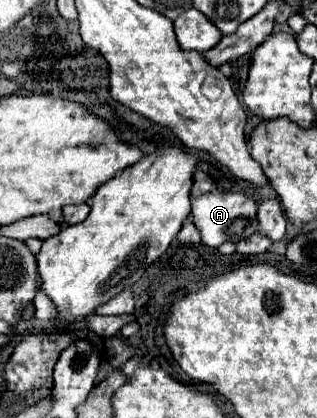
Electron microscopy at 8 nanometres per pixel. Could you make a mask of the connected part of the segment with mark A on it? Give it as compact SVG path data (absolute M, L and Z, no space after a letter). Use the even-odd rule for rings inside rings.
M212 191L212 193L192 199L194 225L200 229L202 243L206 243L208 247L214 247L214 249L218 249L218 245L222 245L224 241L240 241L240 239L246 239L252 233L256 233L256 225L258 225L256 209L258 209L258 203L244 193Z

